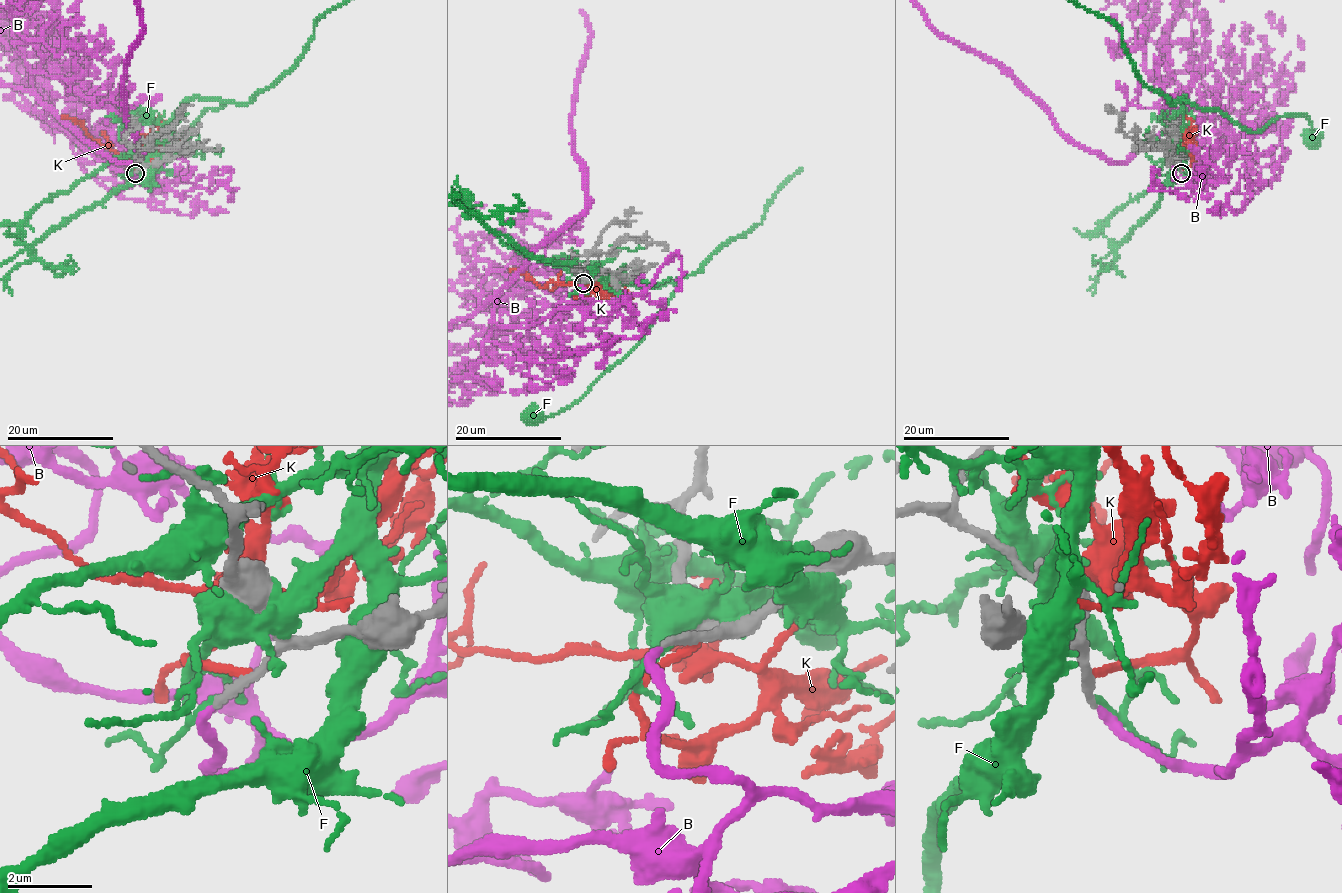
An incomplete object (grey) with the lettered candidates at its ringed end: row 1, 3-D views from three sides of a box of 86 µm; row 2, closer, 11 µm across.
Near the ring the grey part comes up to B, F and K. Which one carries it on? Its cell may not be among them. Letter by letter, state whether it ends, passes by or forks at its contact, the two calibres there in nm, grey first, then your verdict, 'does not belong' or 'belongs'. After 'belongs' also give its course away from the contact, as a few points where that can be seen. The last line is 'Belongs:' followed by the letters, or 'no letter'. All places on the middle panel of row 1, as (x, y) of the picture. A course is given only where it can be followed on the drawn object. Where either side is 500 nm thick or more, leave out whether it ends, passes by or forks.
B: it ends | 190/240 nm | belongs
F: it ends | 200/140 nm | does not belong
K: it ends | 280/180 nm | does not belong
Belongs: B

